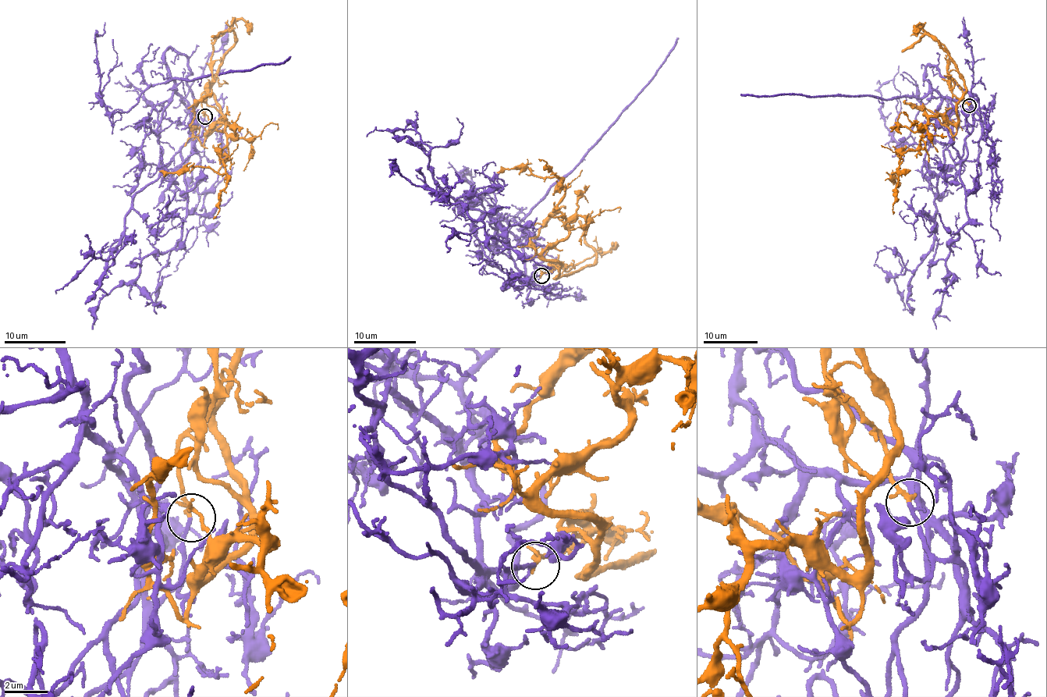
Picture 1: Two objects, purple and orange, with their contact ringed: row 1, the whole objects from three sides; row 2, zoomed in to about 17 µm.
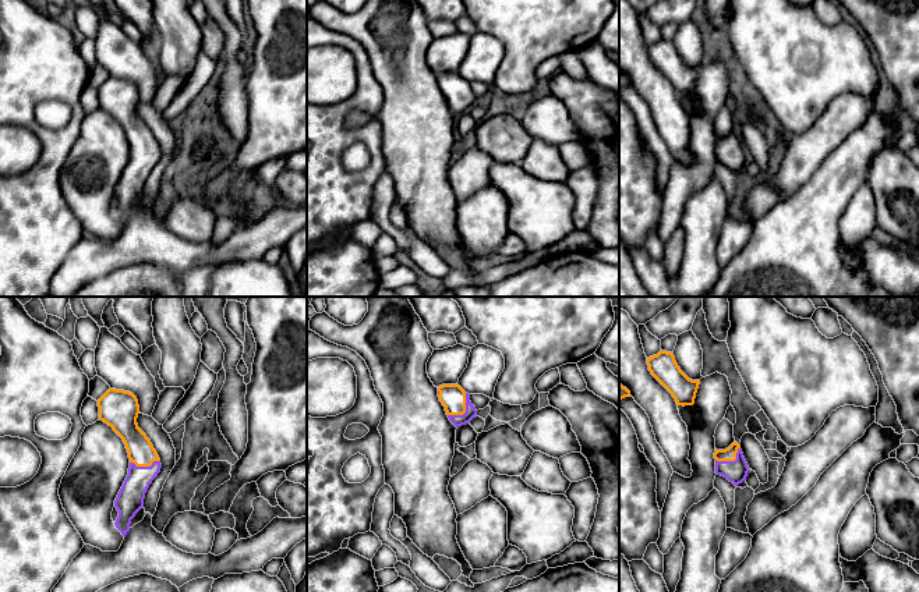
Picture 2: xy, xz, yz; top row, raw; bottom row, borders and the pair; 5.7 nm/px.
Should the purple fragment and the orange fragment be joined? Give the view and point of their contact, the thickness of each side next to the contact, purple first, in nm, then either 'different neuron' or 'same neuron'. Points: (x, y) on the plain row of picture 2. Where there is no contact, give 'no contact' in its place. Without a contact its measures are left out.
xz (466, 99) | 70/140 nm | different neuron

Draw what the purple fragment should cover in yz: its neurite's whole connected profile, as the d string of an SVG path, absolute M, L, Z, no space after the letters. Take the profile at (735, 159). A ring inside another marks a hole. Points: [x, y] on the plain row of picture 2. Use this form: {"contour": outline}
{"contour": "M738 137L735 149L715 148L715 162L727 166L735 174L746 169L747 160L749 155L740 137Z"}

